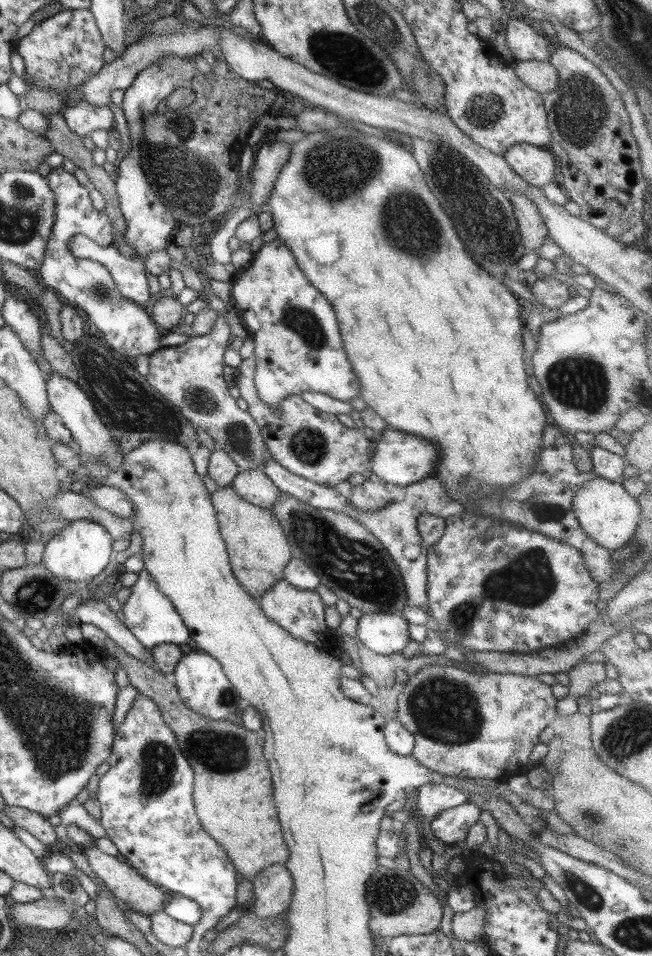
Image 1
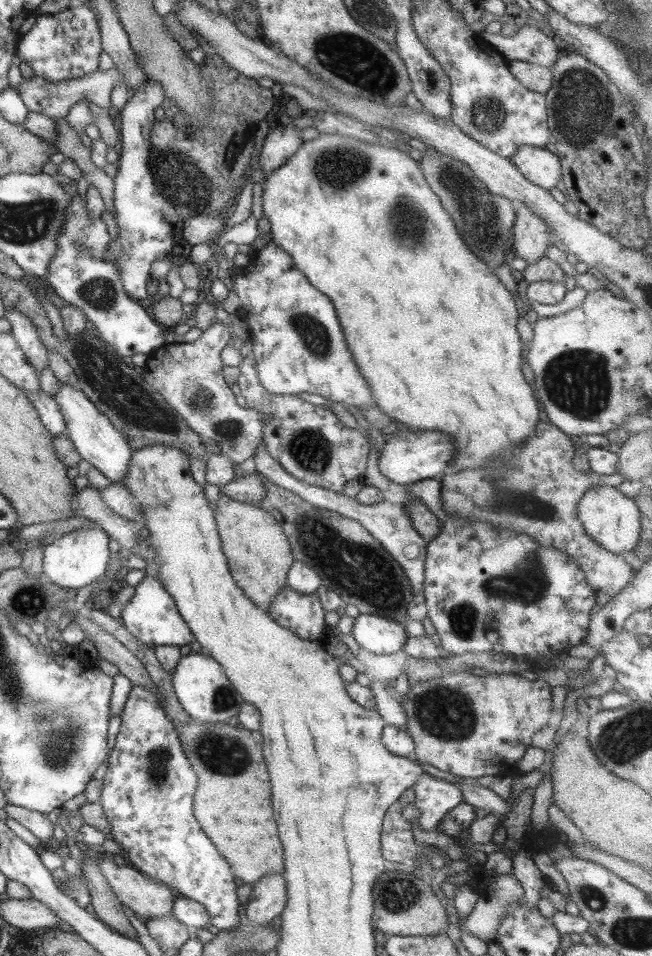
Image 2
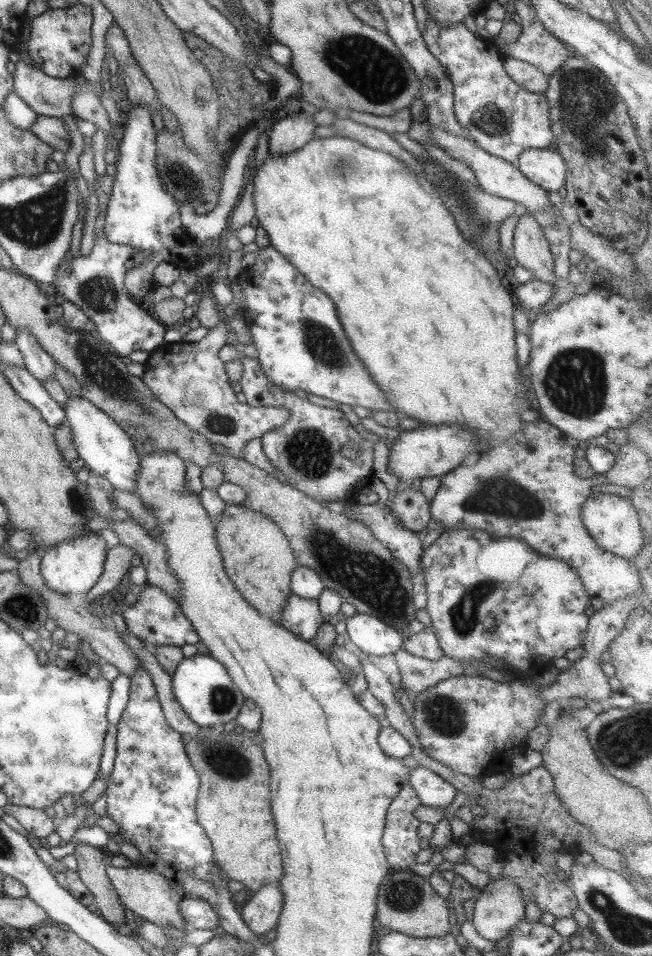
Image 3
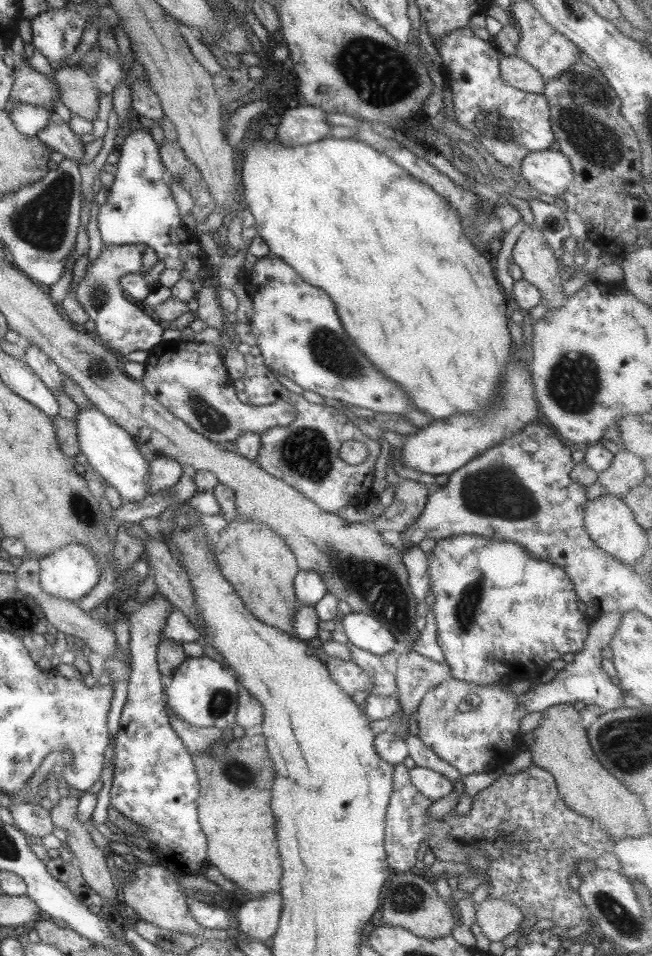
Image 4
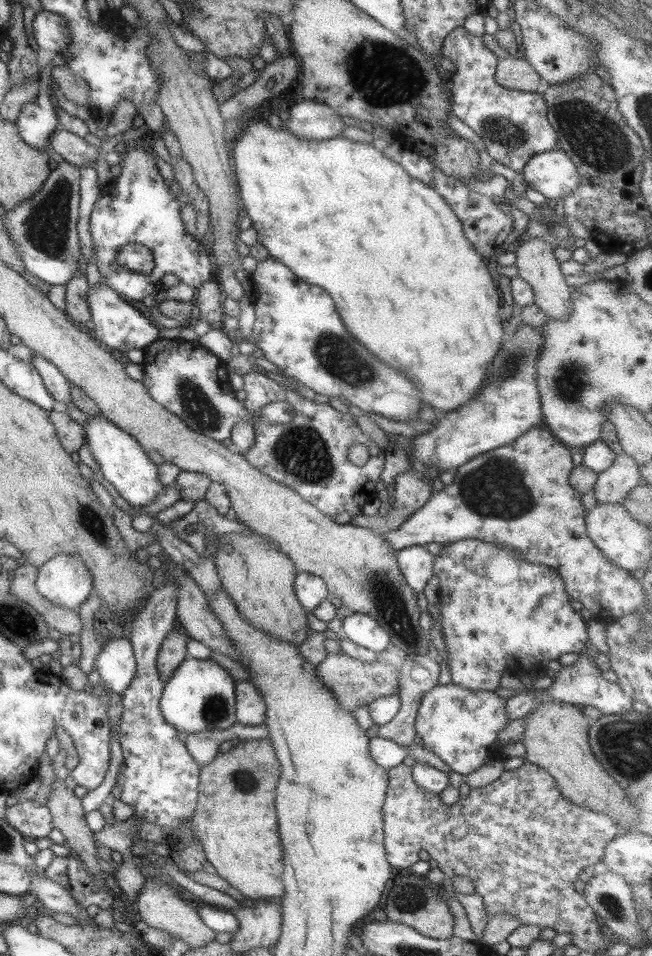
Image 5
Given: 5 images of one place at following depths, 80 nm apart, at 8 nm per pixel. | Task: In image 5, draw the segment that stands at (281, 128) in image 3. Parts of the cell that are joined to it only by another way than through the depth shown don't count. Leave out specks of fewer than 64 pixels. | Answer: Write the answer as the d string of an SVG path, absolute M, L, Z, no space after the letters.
M303 99L289 110L289 118L282 124L282 130L301 140L326 140L340 137L341 115L324 104Z

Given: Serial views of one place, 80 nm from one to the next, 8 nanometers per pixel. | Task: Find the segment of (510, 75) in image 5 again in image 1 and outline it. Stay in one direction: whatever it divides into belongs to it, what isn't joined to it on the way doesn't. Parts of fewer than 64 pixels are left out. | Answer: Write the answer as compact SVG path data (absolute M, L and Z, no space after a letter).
M513 61L510 65L517 78L527 88L541 95L556 90L556 86L559 84L556 70L548 61Z

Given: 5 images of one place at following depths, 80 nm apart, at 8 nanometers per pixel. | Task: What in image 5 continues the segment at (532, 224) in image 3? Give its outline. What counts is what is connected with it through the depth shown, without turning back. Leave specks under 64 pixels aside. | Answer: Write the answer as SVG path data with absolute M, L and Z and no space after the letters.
M523 237L523 242L515 250L515 263L517 276L522 278L530 287L533 293L532 304L540 308L546 317L552 321L561 322L566 316L573 312L570 297L570 286L567 286L563 274L559 270L559 262L552 253L553 246L545 243L537 237Z

